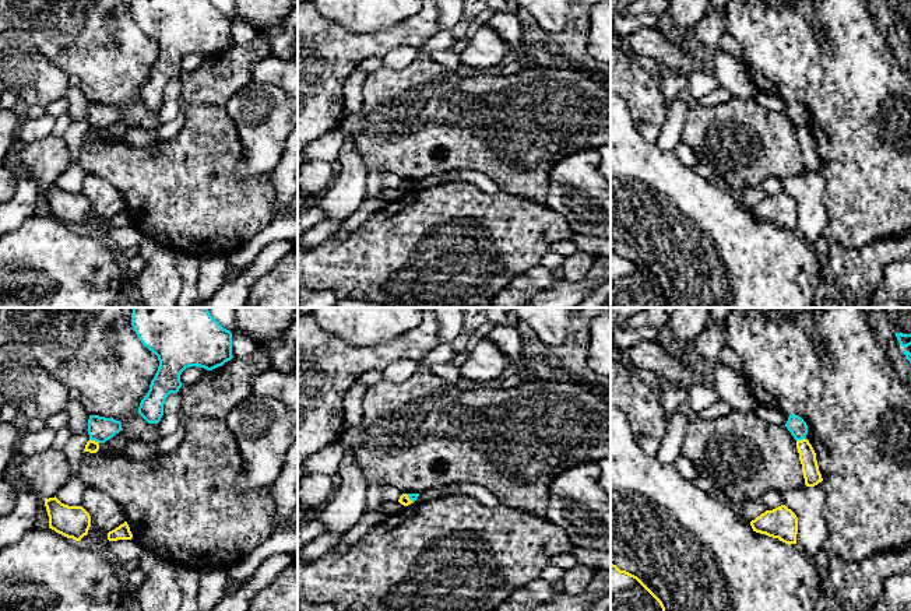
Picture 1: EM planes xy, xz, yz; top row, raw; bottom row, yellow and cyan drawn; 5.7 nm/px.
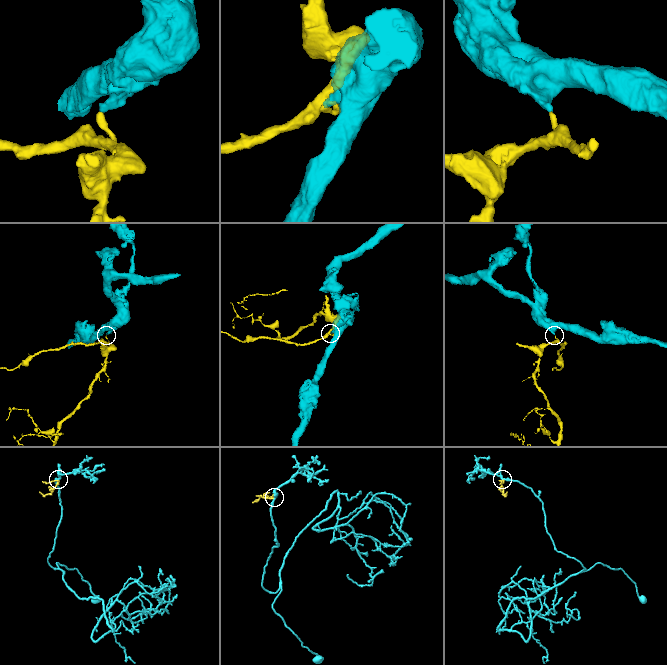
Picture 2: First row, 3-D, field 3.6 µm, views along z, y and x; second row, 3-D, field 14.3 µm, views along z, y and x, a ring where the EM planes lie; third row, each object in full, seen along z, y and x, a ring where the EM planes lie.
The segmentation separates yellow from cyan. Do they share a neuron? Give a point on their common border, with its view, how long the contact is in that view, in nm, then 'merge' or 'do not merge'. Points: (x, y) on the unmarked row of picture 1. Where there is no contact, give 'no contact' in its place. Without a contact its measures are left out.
xy (94, 127) | 70 nm | do not merge

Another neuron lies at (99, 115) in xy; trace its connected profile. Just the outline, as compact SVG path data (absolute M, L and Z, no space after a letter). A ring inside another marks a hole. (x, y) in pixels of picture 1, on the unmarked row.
M89 102L88 122L91 127L105 130L116 120L122 117L122 109L113 105L105 105L99 102Z

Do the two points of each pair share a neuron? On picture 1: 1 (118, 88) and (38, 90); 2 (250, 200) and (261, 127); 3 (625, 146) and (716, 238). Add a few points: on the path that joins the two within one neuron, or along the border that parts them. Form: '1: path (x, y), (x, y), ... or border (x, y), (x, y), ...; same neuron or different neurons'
1: border (78, 87), (90, 101); different neurons
2: border (241, 147), (239, 176), (271, 172); different neurons
3: path (646, 168), (693, 216); same neuron

